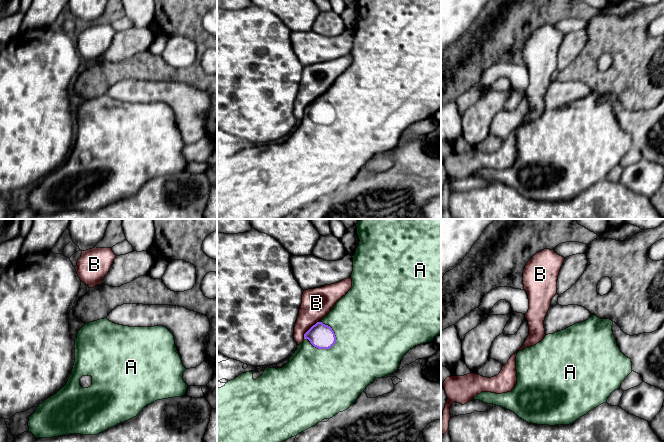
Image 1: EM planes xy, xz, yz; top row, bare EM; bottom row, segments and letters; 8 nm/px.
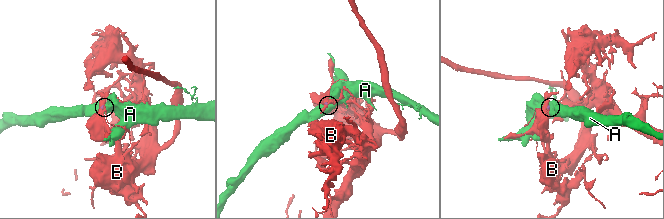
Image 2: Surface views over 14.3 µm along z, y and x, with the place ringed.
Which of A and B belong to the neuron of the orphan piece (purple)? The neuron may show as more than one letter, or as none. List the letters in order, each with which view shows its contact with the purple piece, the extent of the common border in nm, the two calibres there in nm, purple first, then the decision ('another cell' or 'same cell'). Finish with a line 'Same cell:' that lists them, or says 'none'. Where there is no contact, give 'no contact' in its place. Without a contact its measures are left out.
A: xz | 280 nm | 200/500 nm | same cell
B: xz | 190 nm | 200/240 nm | another cell
Same cell: A

